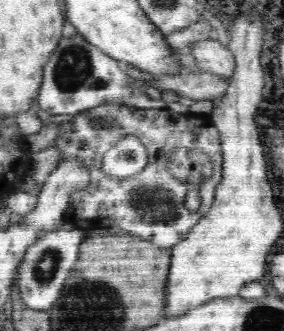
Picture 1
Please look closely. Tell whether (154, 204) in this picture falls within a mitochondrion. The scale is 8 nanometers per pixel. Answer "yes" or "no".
yes

